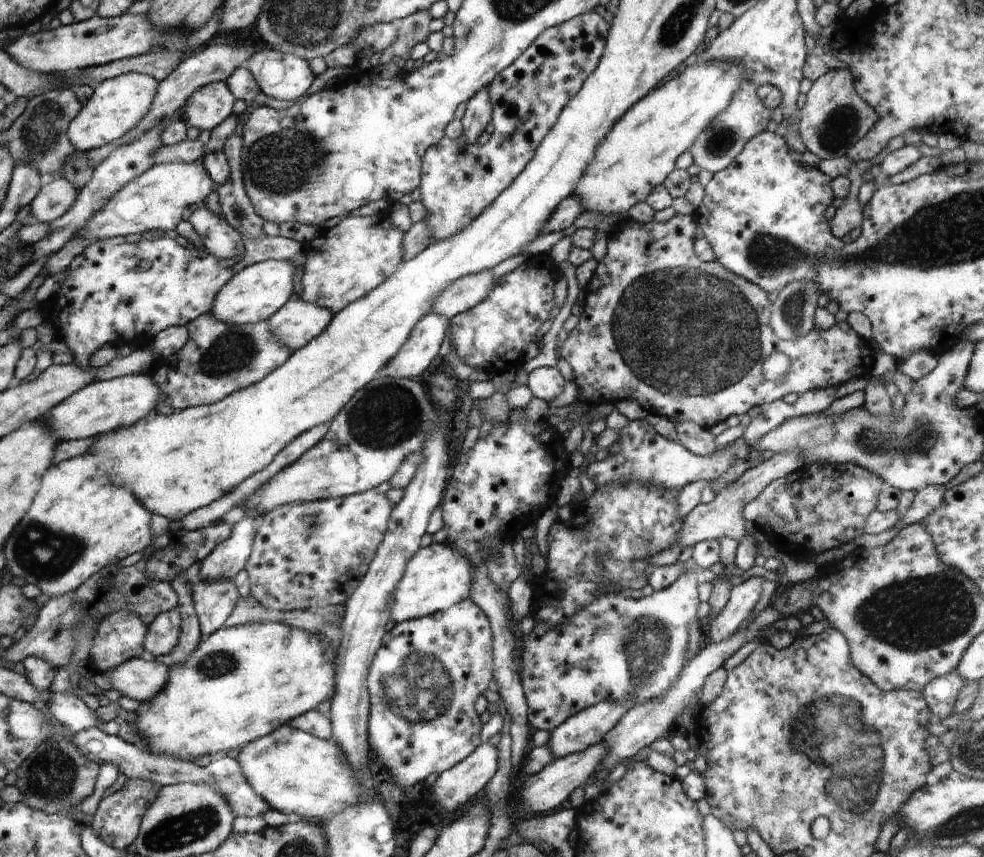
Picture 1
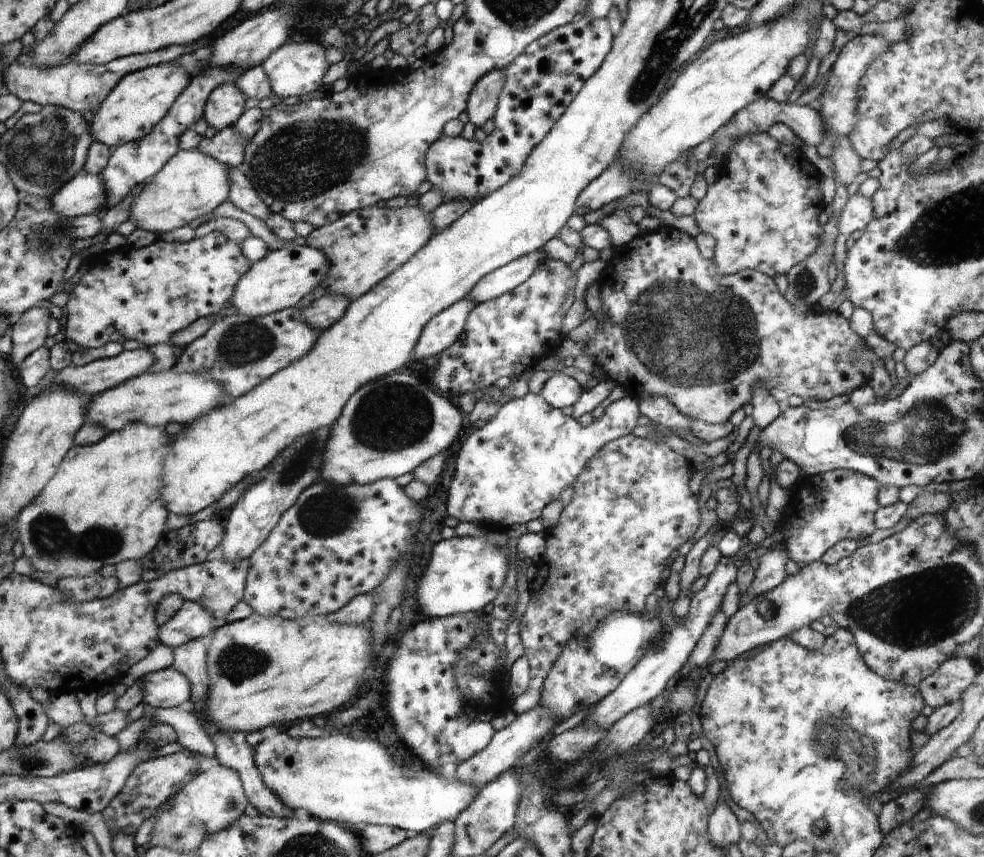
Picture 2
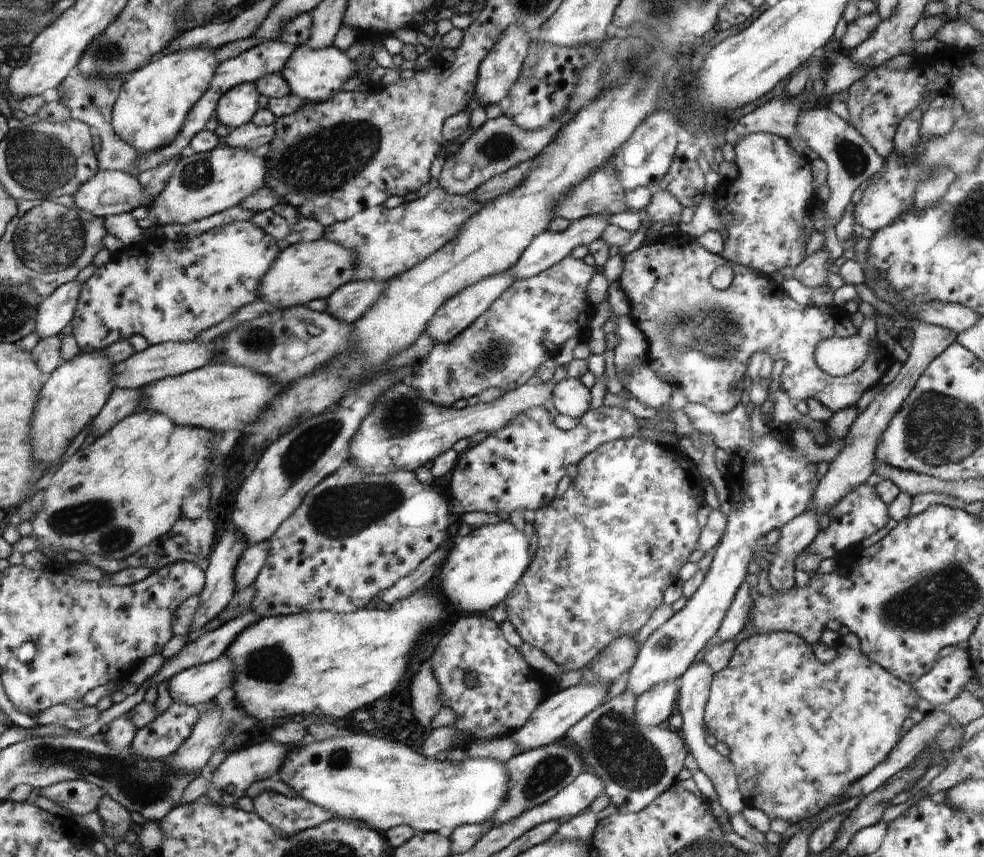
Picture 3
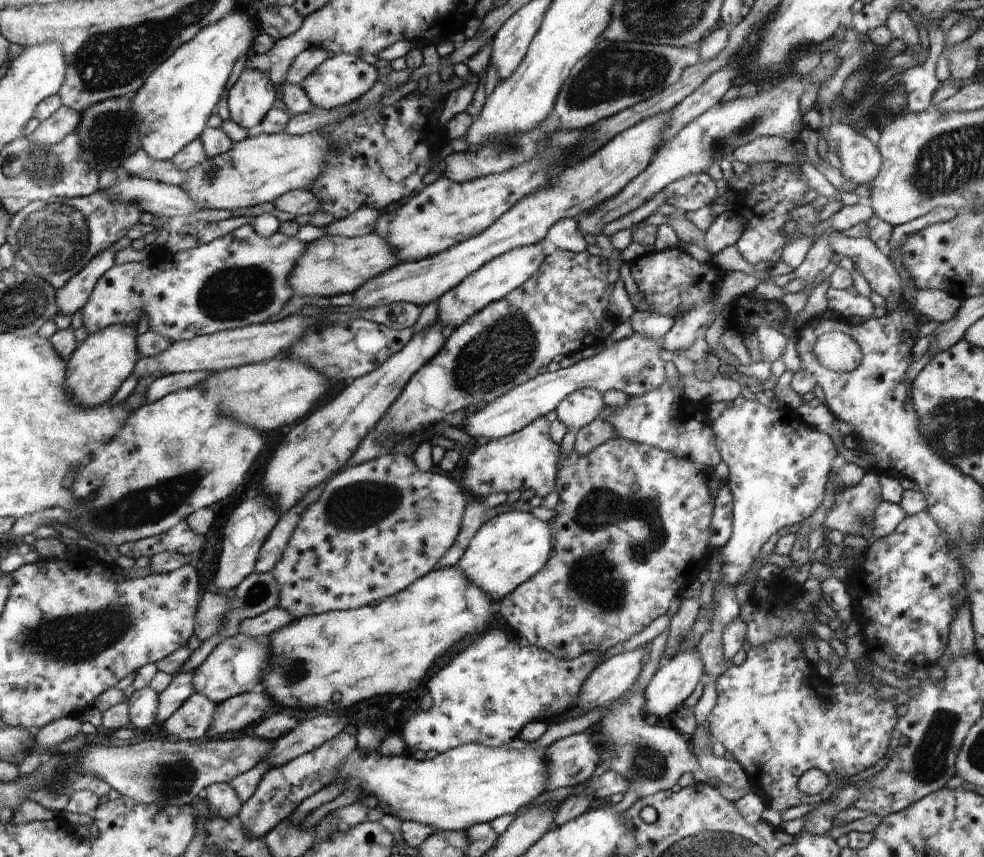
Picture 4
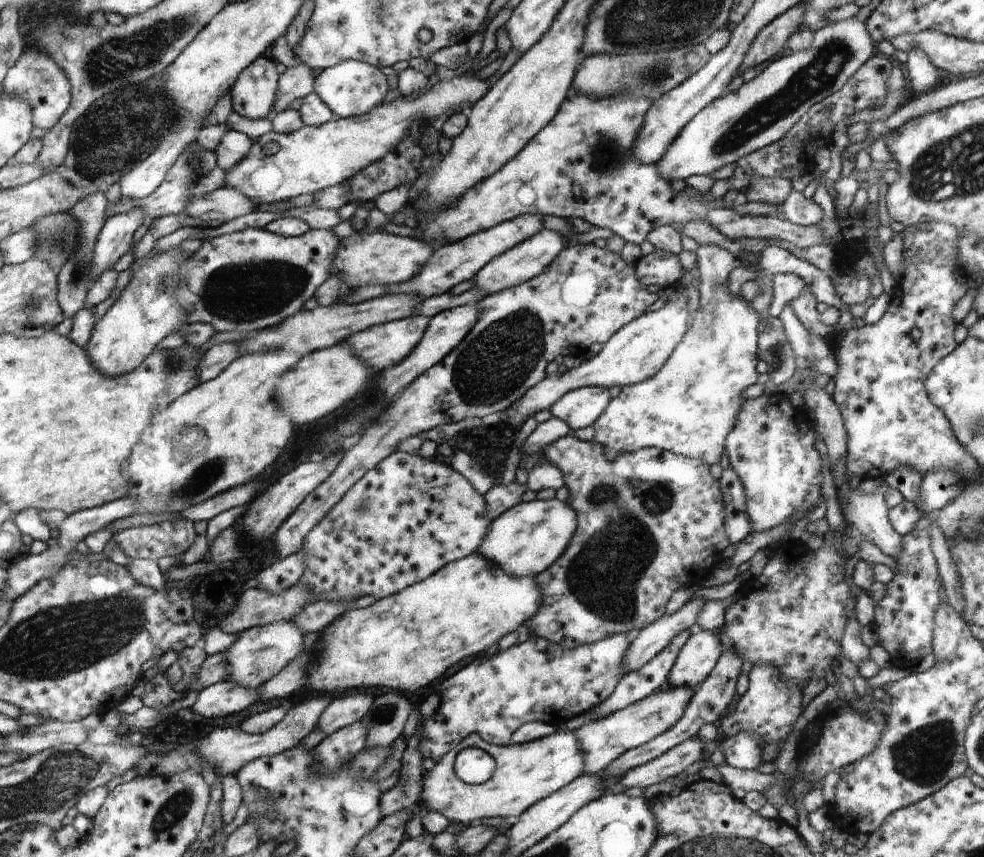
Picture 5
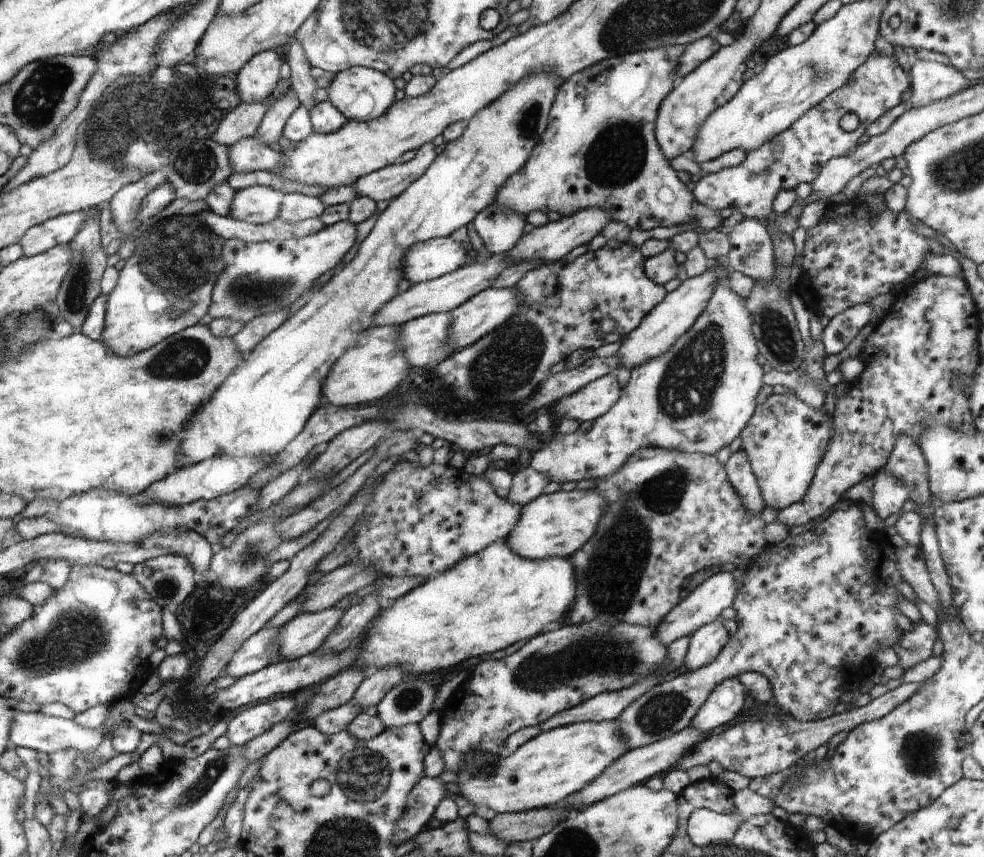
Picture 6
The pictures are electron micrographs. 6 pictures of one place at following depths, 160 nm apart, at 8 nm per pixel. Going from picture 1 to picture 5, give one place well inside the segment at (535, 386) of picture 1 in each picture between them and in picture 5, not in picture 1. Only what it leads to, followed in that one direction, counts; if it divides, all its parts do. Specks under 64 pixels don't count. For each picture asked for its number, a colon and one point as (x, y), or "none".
2: (560, 390)
3: (572, 399)
4: (581, 407)
5: (579, 408)

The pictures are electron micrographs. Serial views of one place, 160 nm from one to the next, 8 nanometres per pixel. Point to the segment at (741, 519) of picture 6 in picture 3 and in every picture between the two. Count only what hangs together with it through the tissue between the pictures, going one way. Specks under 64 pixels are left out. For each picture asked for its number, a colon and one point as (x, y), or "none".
3: (608, 548)
4: (631, 528)
5: (647, 520)

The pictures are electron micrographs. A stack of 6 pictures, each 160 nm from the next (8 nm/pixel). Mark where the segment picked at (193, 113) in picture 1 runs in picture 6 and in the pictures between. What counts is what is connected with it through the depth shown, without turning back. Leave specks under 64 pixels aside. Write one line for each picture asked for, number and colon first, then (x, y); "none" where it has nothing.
2: (223, 108)
3: (239, 106)
4: (249, 100)
5: (254, 95)
6: (257, 80)

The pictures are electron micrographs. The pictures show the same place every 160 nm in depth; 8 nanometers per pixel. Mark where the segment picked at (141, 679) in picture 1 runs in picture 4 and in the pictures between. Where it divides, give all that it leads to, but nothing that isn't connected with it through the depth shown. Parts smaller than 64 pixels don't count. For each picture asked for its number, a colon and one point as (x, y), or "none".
2: (161, 689)
3: (199, 685)
4: (234, 666)

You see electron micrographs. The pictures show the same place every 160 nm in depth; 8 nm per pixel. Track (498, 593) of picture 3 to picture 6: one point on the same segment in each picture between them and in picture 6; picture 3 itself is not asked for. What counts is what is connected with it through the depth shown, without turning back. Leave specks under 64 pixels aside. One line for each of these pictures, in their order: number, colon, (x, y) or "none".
4: (510, 548)
5: (528, 538)
6: (558, 524)

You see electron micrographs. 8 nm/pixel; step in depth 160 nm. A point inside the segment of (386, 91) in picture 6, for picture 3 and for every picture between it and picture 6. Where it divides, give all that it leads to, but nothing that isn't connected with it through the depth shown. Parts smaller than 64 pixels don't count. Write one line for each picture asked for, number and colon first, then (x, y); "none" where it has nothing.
3: (313, 75)
4: (341, 79)
5: (351, 88)

